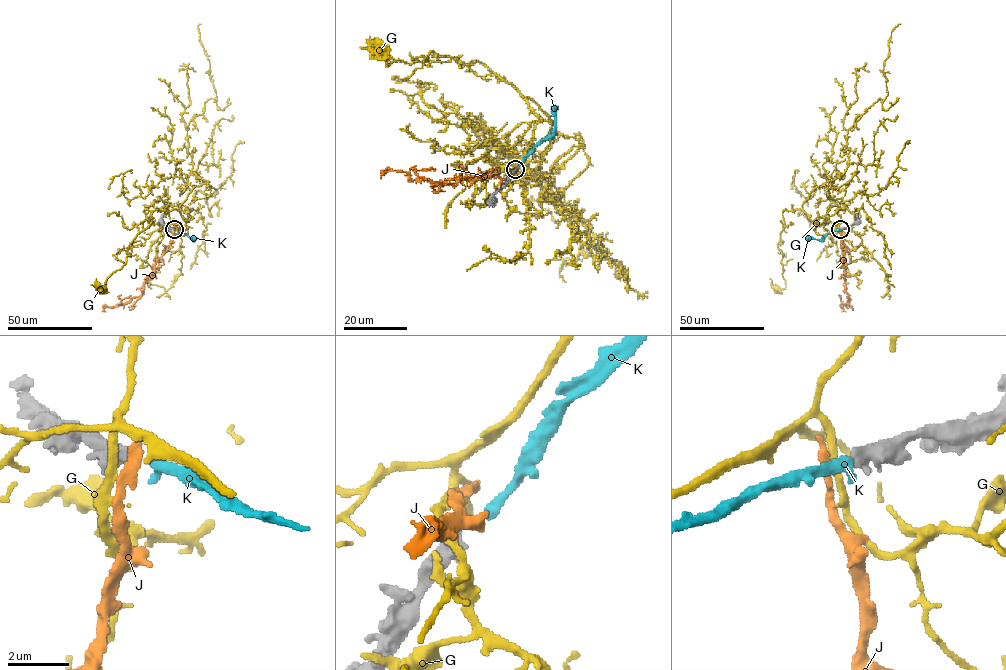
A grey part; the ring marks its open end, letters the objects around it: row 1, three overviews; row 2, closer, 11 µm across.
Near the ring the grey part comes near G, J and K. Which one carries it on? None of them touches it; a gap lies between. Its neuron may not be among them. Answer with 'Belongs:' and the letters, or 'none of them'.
Belongs: K

